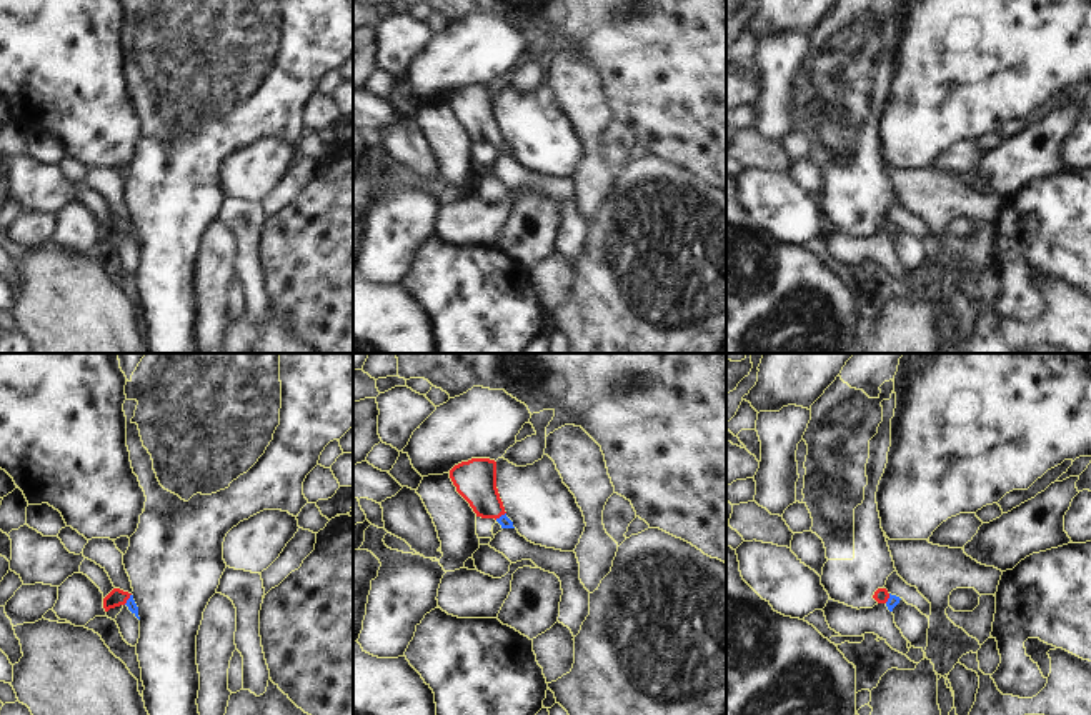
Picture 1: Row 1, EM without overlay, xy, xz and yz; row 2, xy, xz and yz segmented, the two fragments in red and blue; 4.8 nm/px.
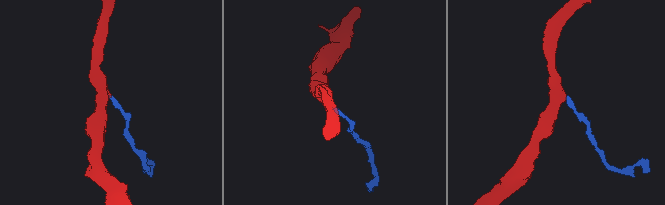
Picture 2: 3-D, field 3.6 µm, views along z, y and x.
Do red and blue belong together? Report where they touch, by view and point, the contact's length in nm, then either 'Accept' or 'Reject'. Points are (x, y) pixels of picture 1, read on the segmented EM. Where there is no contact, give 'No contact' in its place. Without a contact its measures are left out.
Touches red at xy (129, 597). Shared border 70 nm. Accept.

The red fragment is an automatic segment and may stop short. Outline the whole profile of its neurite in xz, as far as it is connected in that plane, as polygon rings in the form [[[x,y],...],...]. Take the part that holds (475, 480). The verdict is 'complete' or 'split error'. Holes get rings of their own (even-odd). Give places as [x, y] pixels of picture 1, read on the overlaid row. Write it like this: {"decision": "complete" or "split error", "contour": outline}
{"decision": "split error", "contour": [[[471,458],[450,470],[456,492],[470,503],[476,517],[495,518],[501,528],[515,528],[506,517],[496,488],[496,462],[490,458]]]}

